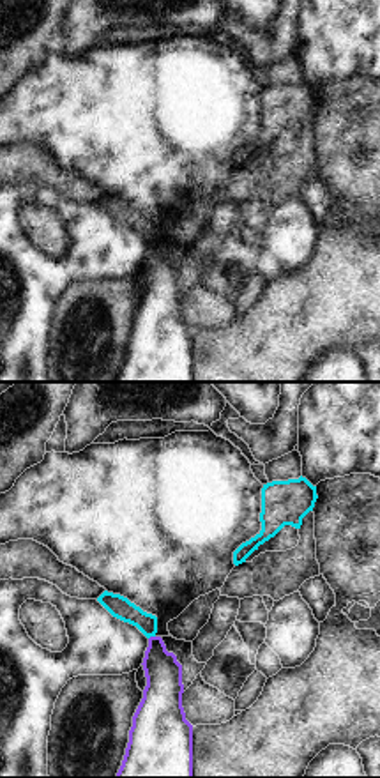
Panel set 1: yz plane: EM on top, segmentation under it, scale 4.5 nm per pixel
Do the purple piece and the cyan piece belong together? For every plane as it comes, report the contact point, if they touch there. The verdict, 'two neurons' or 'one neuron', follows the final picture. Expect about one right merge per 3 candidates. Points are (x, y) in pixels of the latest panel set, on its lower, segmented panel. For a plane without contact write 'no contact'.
meets purple at (151, 637)

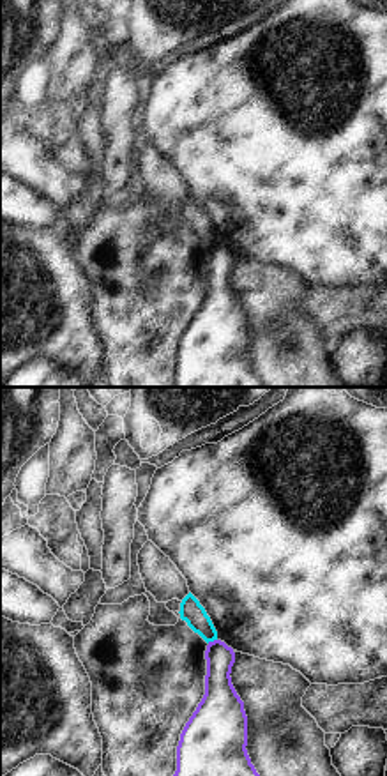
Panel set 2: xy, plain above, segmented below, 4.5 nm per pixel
meets purple at (211, 642)

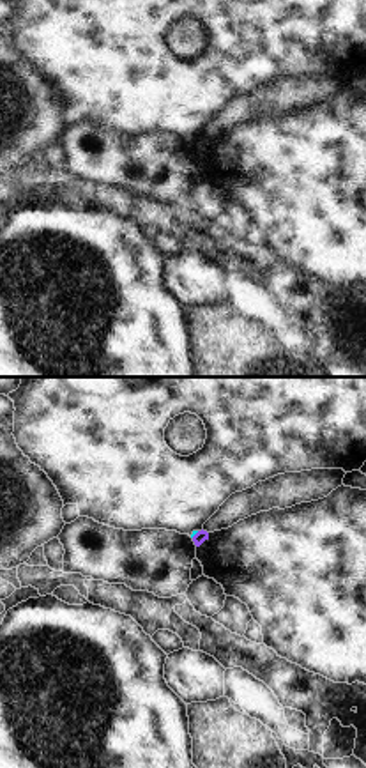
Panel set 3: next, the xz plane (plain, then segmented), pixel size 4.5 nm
meets purple at (197, 533)

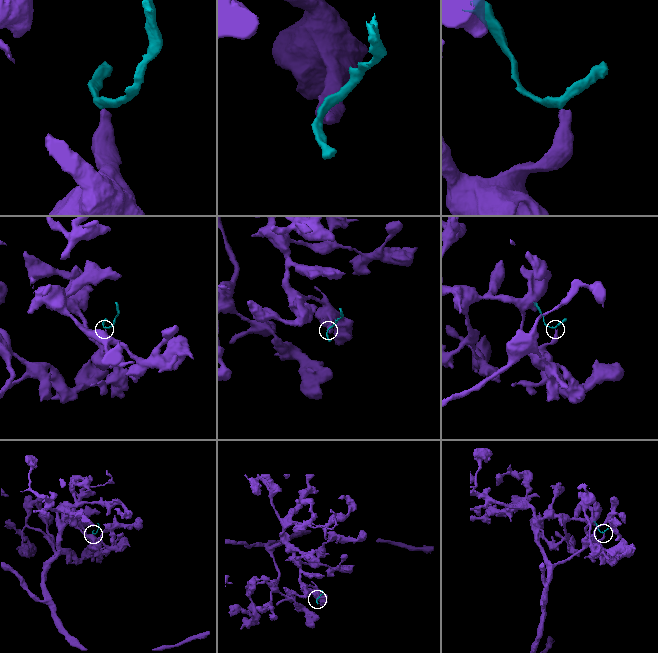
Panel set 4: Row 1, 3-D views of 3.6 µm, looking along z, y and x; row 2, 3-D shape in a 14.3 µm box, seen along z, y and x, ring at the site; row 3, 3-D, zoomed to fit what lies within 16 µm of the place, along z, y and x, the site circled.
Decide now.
two neurons

